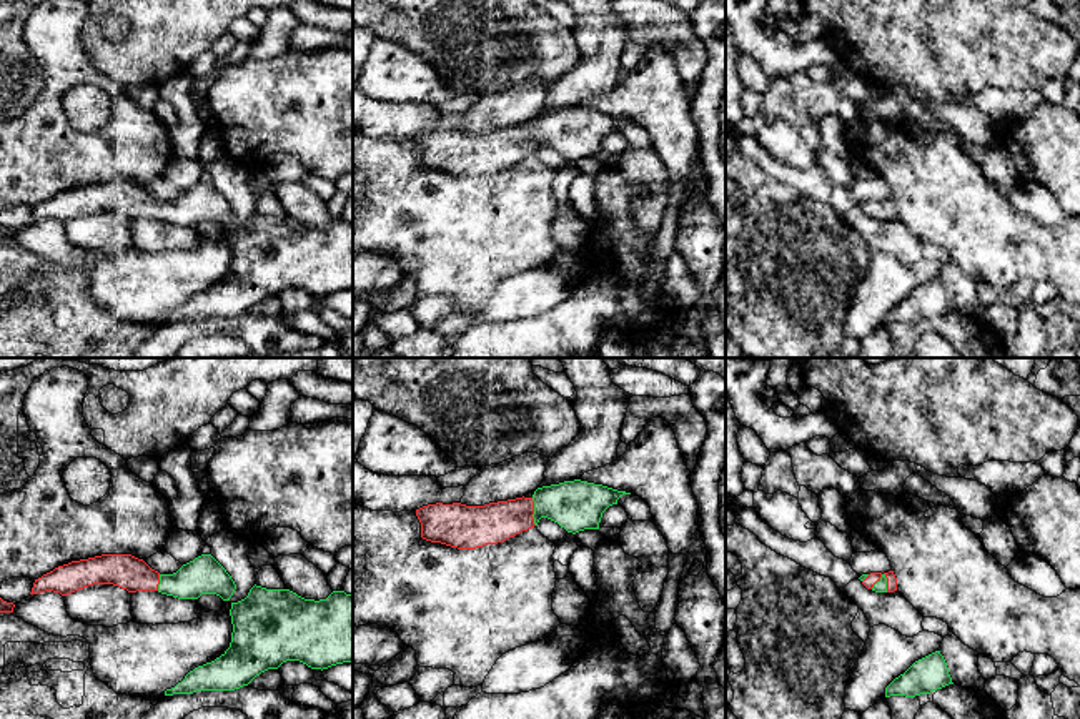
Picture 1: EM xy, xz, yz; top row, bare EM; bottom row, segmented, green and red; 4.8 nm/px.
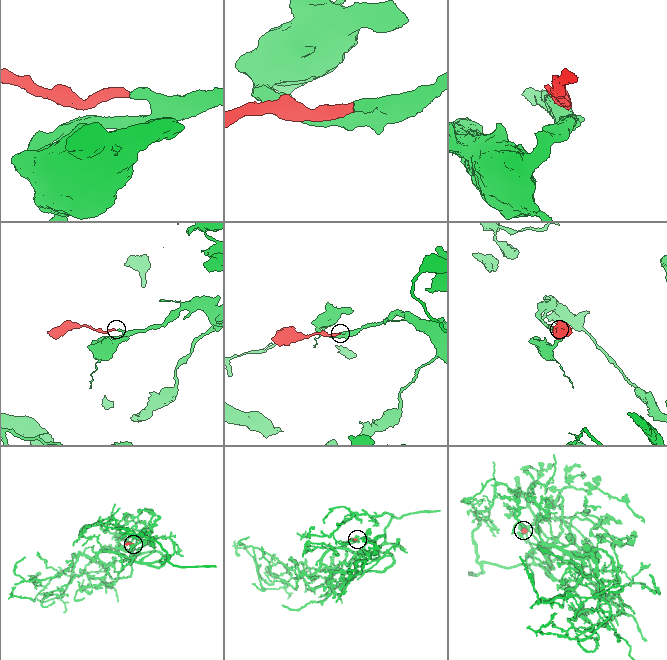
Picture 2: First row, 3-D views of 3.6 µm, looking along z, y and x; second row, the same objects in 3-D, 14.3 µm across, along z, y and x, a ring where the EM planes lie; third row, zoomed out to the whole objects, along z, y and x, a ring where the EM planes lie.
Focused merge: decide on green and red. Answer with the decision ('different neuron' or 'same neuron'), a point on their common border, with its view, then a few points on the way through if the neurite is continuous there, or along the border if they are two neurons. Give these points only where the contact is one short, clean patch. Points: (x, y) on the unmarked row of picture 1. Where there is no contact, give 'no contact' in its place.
same neuron; contact yz (877, 208); way yz (881, 213), (877, 208), (891, 205)

